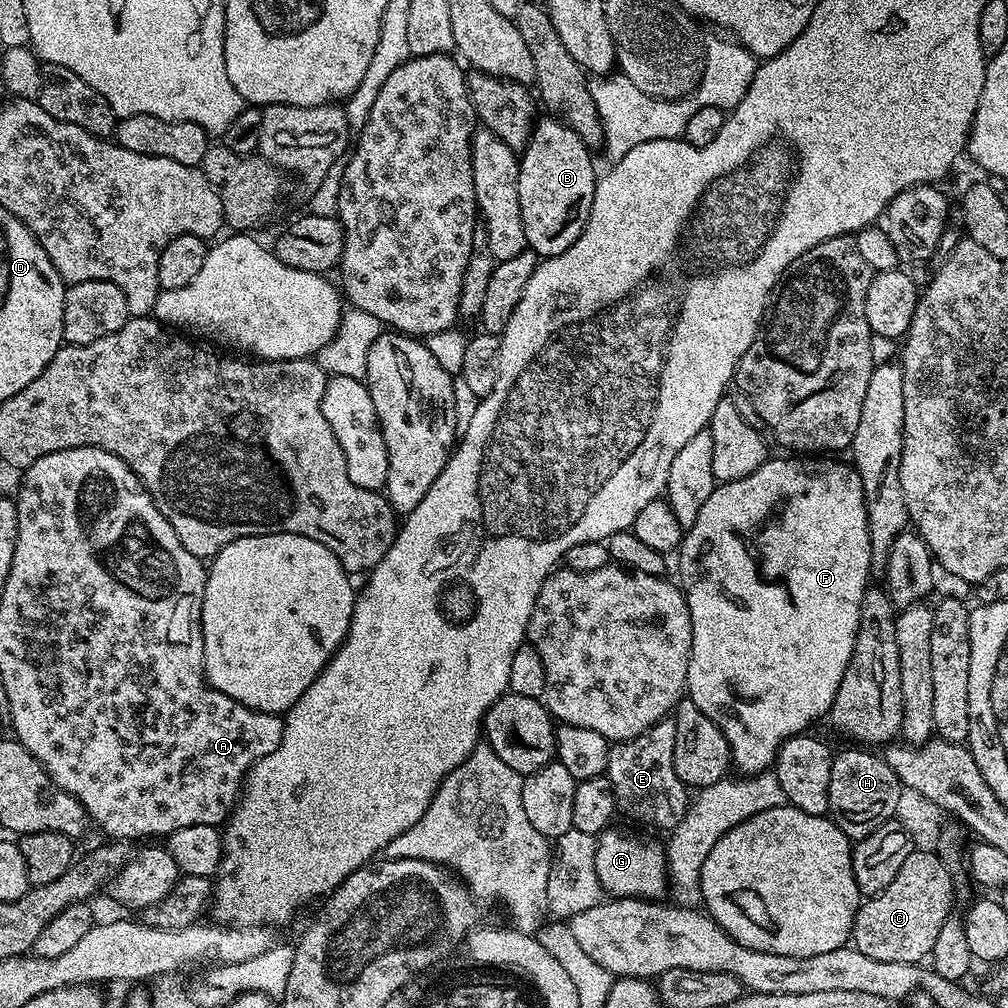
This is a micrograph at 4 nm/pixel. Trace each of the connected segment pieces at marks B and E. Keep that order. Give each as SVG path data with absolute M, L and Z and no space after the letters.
M559 118L552 120L537 119L532 125L532 133L528 145L519 153L520 173L518 174L518 206L522 210L522 230L526 234L526 245L537 257L557 256L582 234L586 226L586 218L590 218L590 206L594 202L594 190L598 179L598 171L592 165L593 153L582 142L574 130Z
M674 719L659 720L650 730L638 734L638 738L613 743L608 750L607 778L614 790L616 811L622 817L641 824L644 828L677 828L682 822L690 803L690 789L674 774Z

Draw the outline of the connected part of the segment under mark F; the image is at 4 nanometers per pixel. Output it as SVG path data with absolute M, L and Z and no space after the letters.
M769 458L764 461L762 466L758 466L758 470L754 470L754 474L750 474L746 478L738 478L729 484L717 483L716 488L710 494L710 498L706 498L706 503L702 506L702 511L698 513L698 519L695 520L694 526L690 526L684 534L683 540L680 541L678 549L678 557L680 556L680 580L679 587L684 593L684 601L688 607L690 614L690 622L692 623L692 653L690 654L690 662L688 663L688 686L686 689L687 699L694 702L694 706L698 706L698 710L702 710L702 714L706 714L706 718L710 718L710 722L714 722L718 726L718 730L722 730L722 734L726 738L726 742L730 746L730 754L732 755L732 764L735 771L740 774L755 774L757 772L769 771L776 763L776 755L778 750L783 746L784 742L791 736L799 736L807 733L808 728L815 720L820 720L829 715L834 702L834 694L838 694L838 686L842 682L842 674L846 674L846 666L850 662L850 658L854 654L854 642L858 634L858 622L860 621L860 603L862 602L862 594L870 586L871 571L871 552L869 550L869 534L868 534L868 515L866 514L866 504L864 495L862 494L862 484L856 473L856 469L851 463L844 462L839 464L836 458L792 458L796 460L775 460Z

